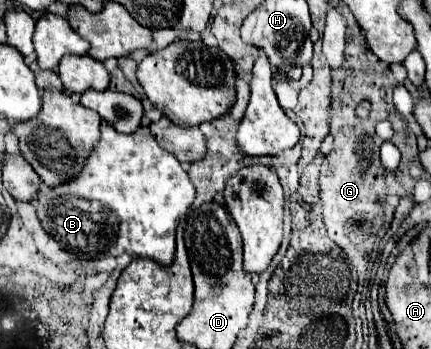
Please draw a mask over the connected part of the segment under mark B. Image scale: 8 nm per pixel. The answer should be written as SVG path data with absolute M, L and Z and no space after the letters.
M101 123L101 139L89 155L85 169L77 181L69 181L69 185L61 185L57 189L41 191L37 195L37 217L49 235L53 235L63 249L81 255L83 259L95 257L119 257L123 253L141 255L153 259L161 267L169 267L175 255L175 229L185 211L195 201L195 185L189 179L187 171L181 167L173 153L161 149L153 139L147 127L139 127L131 135L117 133L109 129L109 125Z

